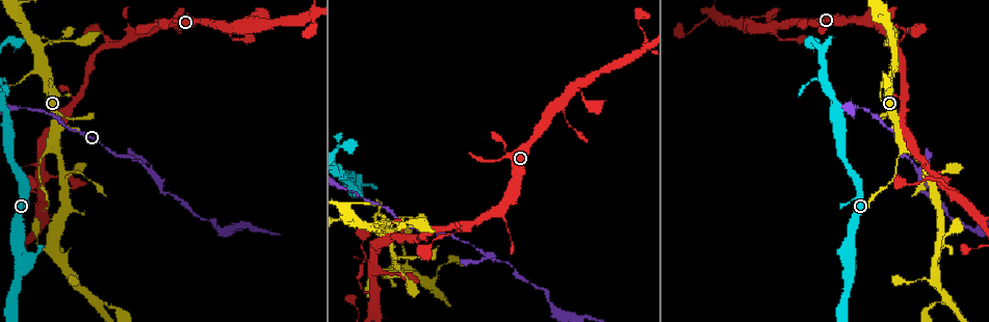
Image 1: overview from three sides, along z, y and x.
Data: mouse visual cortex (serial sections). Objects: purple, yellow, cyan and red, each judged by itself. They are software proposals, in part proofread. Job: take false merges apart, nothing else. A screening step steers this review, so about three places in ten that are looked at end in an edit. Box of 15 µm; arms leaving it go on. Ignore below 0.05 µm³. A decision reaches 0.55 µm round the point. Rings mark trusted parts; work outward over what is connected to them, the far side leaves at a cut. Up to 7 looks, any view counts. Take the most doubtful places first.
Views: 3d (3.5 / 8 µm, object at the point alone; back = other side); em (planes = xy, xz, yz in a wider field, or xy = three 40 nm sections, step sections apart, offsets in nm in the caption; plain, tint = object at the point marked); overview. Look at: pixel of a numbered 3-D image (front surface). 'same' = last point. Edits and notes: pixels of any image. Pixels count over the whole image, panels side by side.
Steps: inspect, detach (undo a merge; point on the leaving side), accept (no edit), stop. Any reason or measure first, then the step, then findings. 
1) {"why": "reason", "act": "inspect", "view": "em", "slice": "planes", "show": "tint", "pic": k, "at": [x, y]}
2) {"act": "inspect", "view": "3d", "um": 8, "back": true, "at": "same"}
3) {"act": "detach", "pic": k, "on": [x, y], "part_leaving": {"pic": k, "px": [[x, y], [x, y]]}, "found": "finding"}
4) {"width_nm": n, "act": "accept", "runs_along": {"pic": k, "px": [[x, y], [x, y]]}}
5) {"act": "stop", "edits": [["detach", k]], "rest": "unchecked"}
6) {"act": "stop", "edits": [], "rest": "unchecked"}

{"why": "calibre changes", "act": "inspect", "view": "3d", "um": 3.5, "pic": 1, "at": [41, 156]}

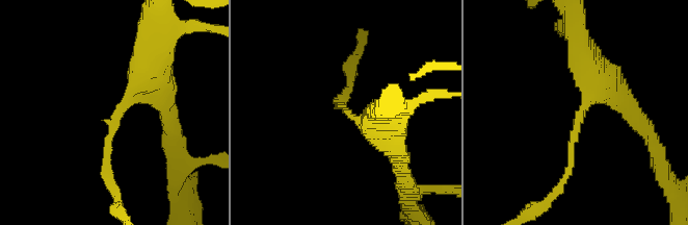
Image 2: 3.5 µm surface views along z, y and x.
{"arm_widths_nm": [100, 400], "act": "inspect", "view": "em", "slice": "xy", "step": 2, "show": "tint", "pic": 2, "at": [350, 112]}

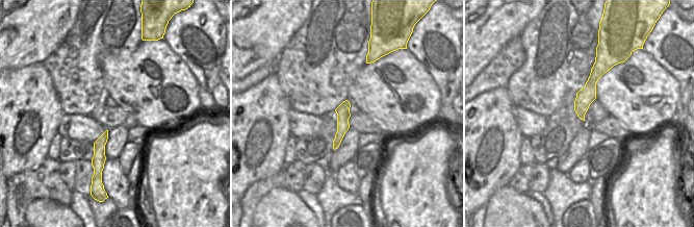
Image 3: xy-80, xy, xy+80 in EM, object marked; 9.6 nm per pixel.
{"act": "detach", "pic": 2, "on": [108, 146], "part_leaving": {"pic": 2, "px": [[120, 111], [106, 144], [116, 204]]}, "found": "two cells meet here"}

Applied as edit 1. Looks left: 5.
{"why": "branch point", "act": "inspect", "view": "3d", "um": 3.5, "pic": 1, "at": [480, 250]}

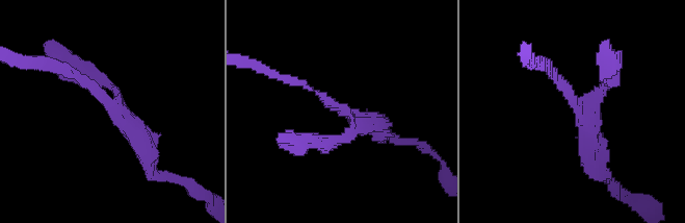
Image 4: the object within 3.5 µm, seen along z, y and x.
{"arm_widths_nm": [100, 200, 300], "act": "accept", "runs_along": {"pic": 4, "px": [[66, 69], [139, 137], [152, 165]]}, "found": "all the same cell"}

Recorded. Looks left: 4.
{"why": "abrupt turn", "act": "inspect", "view": "3d", "um": 3.5, "pic": 1, "at": [41, 197]}

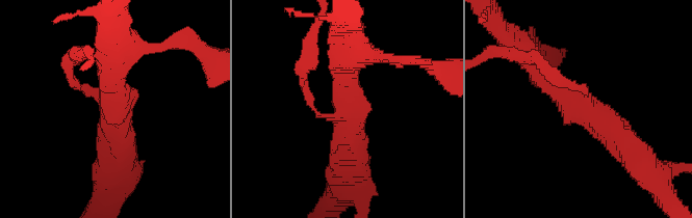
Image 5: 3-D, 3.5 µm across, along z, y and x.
{"arms": 3, "arm_widths_nm": [150, 350, 450], "why": "now the EM", "act": "inspect", "view": "em", "slice": "planes", "show": "tint", "pic": 5, "at": [114, 101]}

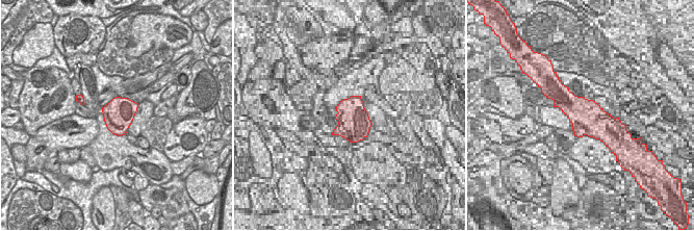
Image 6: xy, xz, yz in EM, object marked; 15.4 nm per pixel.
{"act": "accept", "runs_along": {"pic": 5, "px": [[527, 54], [631, 150]]}, "found": "one cell here"}

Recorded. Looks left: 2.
{"act": "stop", "edits": [["detach", 2]], "rest": "unchecked"}

